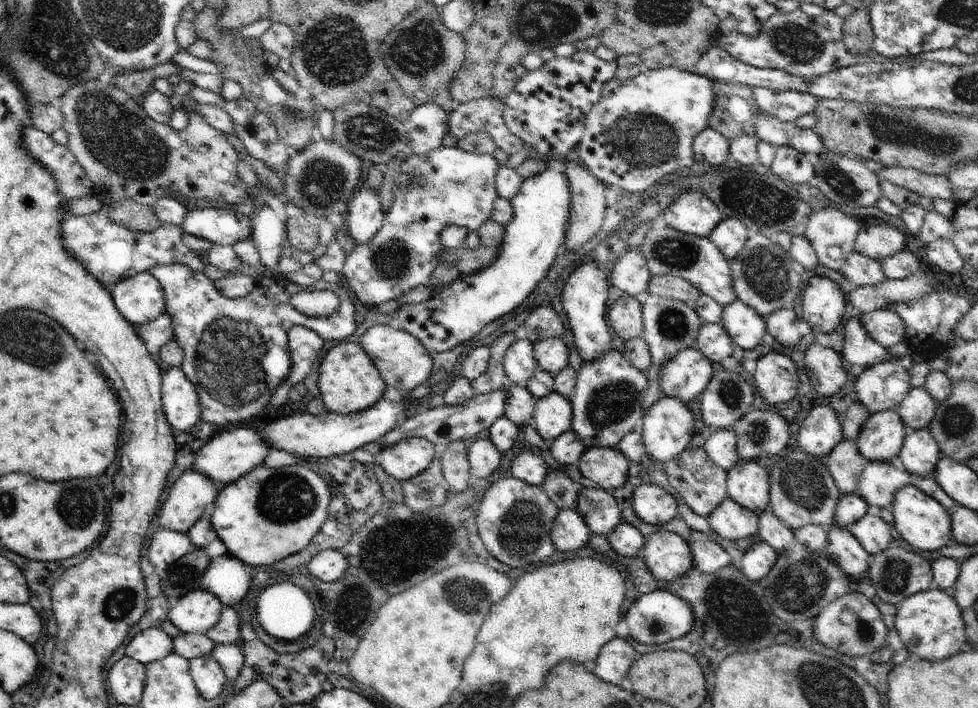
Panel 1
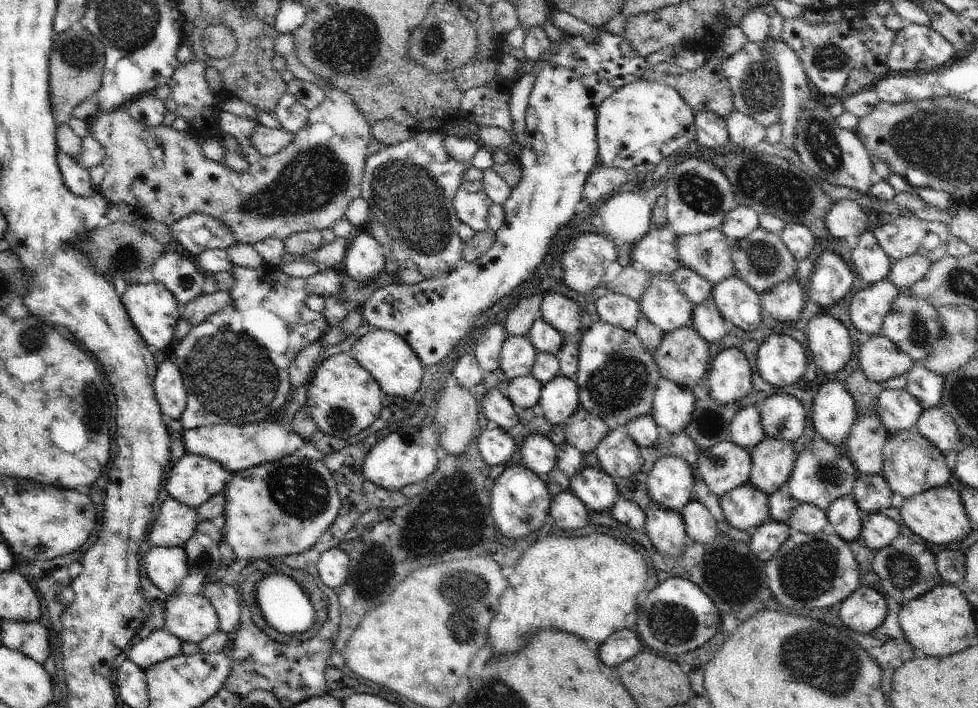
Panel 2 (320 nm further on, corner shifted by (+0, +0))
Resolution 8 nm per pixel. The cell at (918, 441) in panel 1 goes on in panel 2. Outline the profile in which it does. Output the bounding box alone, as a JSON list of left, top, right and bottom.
[914,405,962,458]

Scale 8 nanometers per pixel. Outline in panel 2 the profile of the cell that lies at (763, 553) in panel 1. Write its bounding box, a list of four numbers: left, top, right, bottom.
[748,519,791,562]

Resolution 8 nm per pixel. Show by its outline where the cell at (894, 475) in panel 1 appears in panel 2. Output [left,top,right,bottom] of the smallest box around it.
[882,428,952,498]

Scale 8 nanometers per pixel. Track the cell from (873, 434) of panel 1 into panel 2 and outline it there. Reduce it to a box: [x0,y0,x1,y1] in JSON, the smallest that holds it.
[876,389,925,434]

